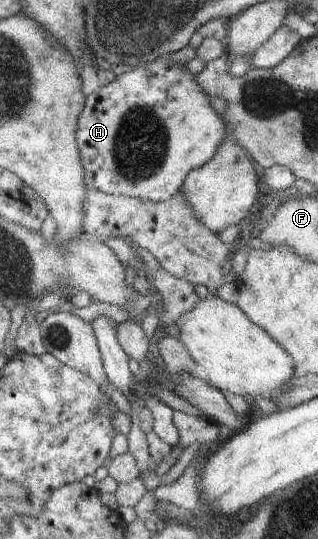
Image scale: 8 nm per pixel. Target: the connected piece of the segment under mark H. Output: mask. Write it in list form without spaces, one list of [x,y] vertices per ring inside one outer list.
[[[167,56],[161,62],[134,66],[134,70],[116,76],[113,82],[85,98],[75,137],[83,181],[88,189],[92,187],[114,196],[161,203],[182,188],[191,170],[205,165],[213,157],[222,141],[235,140],[222,116],[210,106],[210,96],[202,92],[195,76],[186,72],[185,66],[174,64]]]

